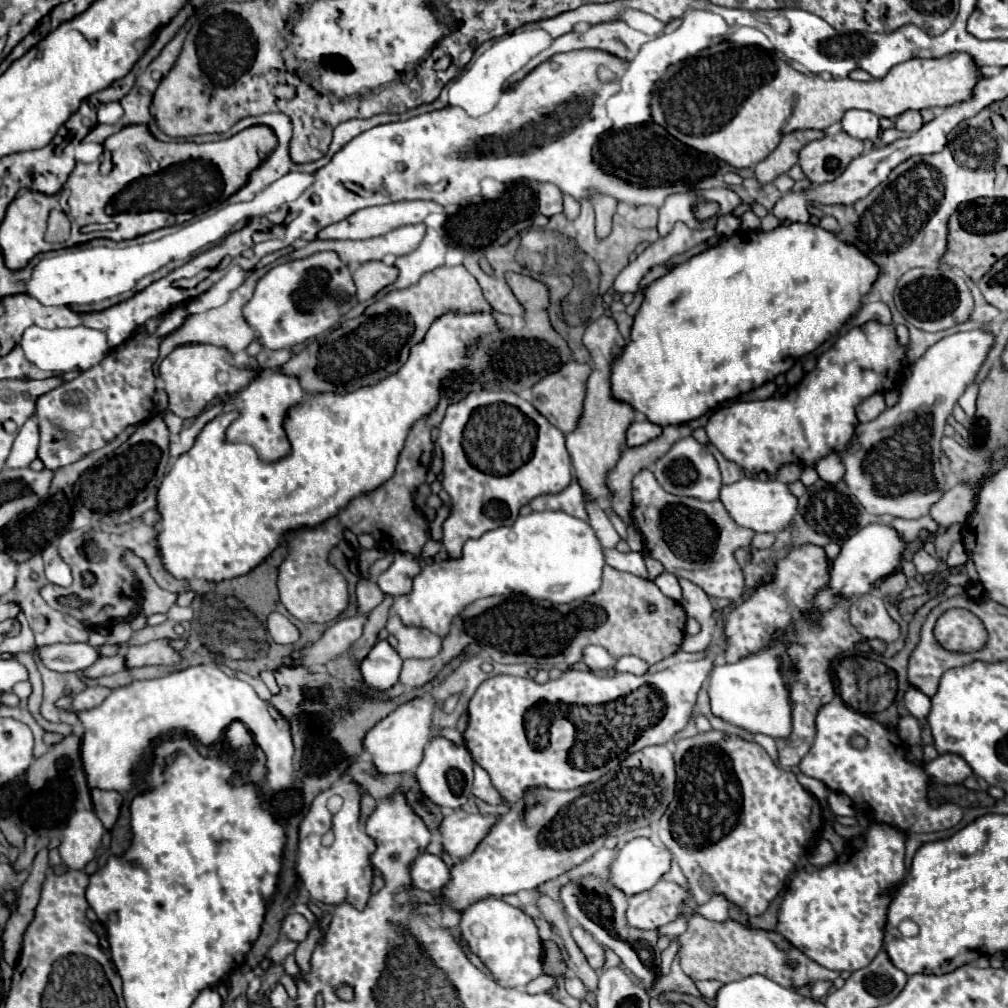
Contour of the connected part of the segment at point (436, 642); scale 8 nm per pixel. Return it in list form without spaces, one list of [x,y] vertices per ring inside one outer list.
[[[391,614],[387,630],[399,640],[397,652],[401,658],[433,658],[441,650],[439,636],[433,636],[433,632],[427,628],[401,624],[401,618],[397,614]]]

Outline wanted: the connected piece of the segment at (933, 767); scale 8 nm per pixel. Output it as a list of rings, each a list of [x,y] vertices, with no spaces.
[[[943,754],[925,764],[925,774],[937,784],[961,784],[973,774],[969,764],[957,754]]]

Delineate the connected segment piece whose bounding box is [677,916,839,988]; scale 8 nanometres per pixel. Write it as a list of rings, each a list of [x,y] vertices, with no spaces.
[[[691,916],[687,932],[677,936],[677,940],[681,942],[679,950],[681,968],[693,980],[719,980],[727,984],[733,980],[743,980],[745,976],[761,974],[789,988],[789,986],[805,986],[817,980],[835,980],[839,976],[839,972],[823,968],[817,962],[809,960],[801,950],[789,946],[785,940],[777,944],[775,936],[771,936],[769,932],[745,928],[733,920],[717,924],[701,916]]]

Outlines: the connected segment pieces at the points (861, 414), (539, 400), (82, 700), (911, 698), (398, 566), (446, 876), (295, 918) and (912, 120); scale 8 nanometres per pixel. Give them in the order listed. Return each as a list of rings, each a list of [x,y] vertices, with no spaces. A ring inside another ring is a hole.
[[[873,394],[869,396],[867,400],[863,400],[859,406],[857,406],[857,418],[859,422],[869,422],[869,420],[875,420],[883,410],[885,410],[885,400],[883,400],[883,394]]]
[[[575,360],[567,362],[561,370],[545,376],[543,380],[539,380],[533,386],[533,406],[559,430],[563,430],[565,434],[573,432],[573,428],[577,428],[577,422],[581,418],[583,412],[583,400],[585,400],[585,384],[589,378],[591,366],[589,364],[579,364]]]
[[[87,686],[83,692],[79,692],[77,696],[75,696],[75,702],[73,702],[73,706],[75,706],[75,710],[89,710],[89,708],[95,708],[95,706],[99,706],[107,696],[109,696],[109,688],[105,688],[105,686]]]
[[[909,688],[903,702],[905,702],[905,708],[909,710],[909,714],[915,716],[917,720],[923,720],[931,710],[931,700],[917,688]]]
[[[397,552],[395,562],[389,566],[387,572],[383,572],[377,580],[379,588],[391,596],[403,596],[409,594],[413,588],[413,576],[421,572],[421,564],[415,556],[409,556],[409,552]]]
[[[425,852],[411,864],[411,878],[415,888],[435,892],[447,886],[447,882],[451,880],[451,874],[439,856]]]
[[[297,912],[289,914],[285,920],[283,920],[283,932],[287,934],[287,938],[295,940],[295,942],[301,942],[307,938],[307,932],[309,932],[311,924]]]
[[[917,110],[917,112],[903,112],[895,118],[895,128],[903,132],[917,132],[925,122],[933,120],[931,110]]]

